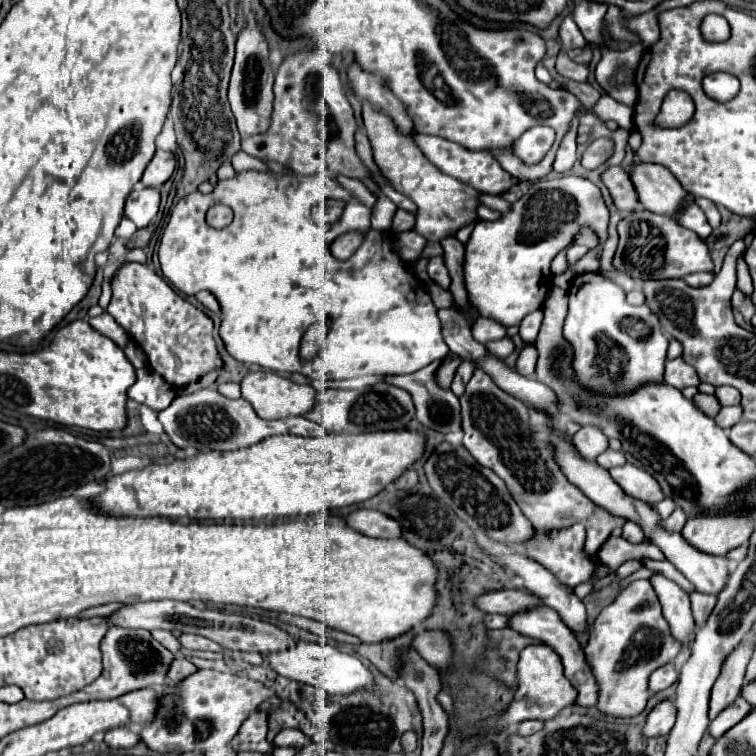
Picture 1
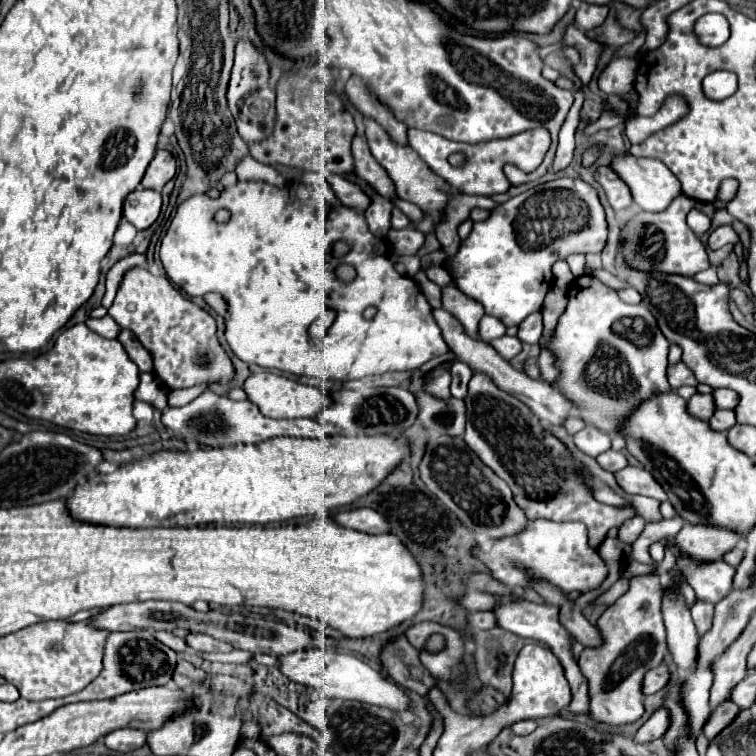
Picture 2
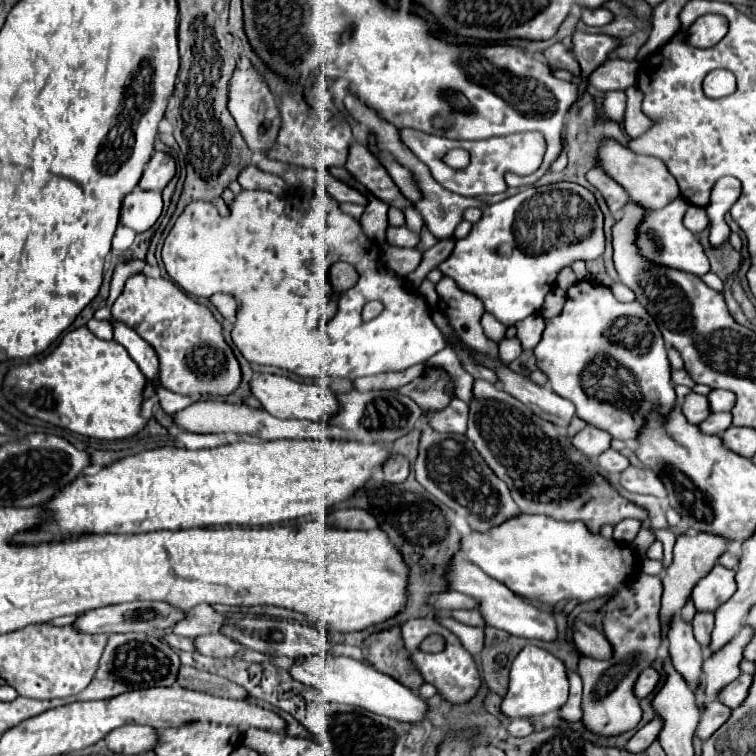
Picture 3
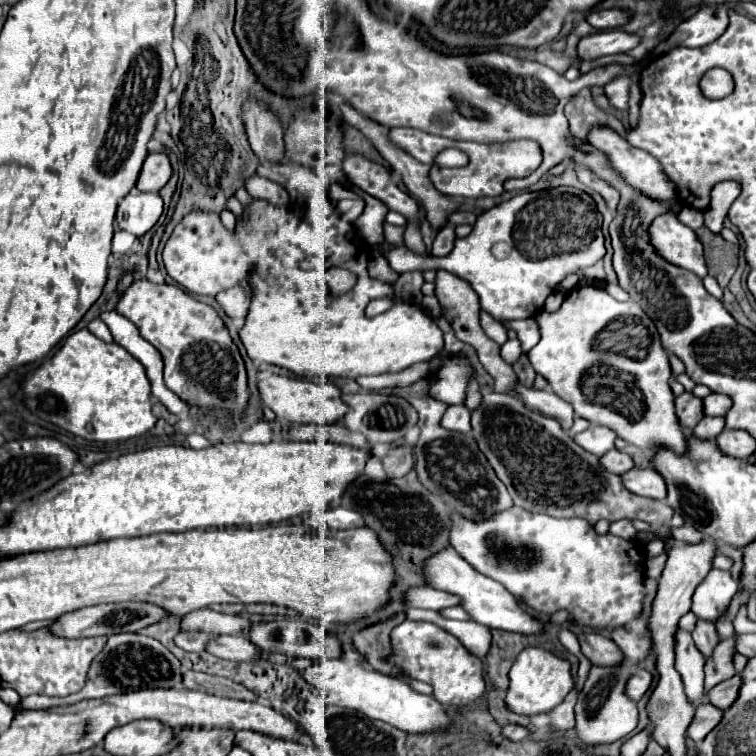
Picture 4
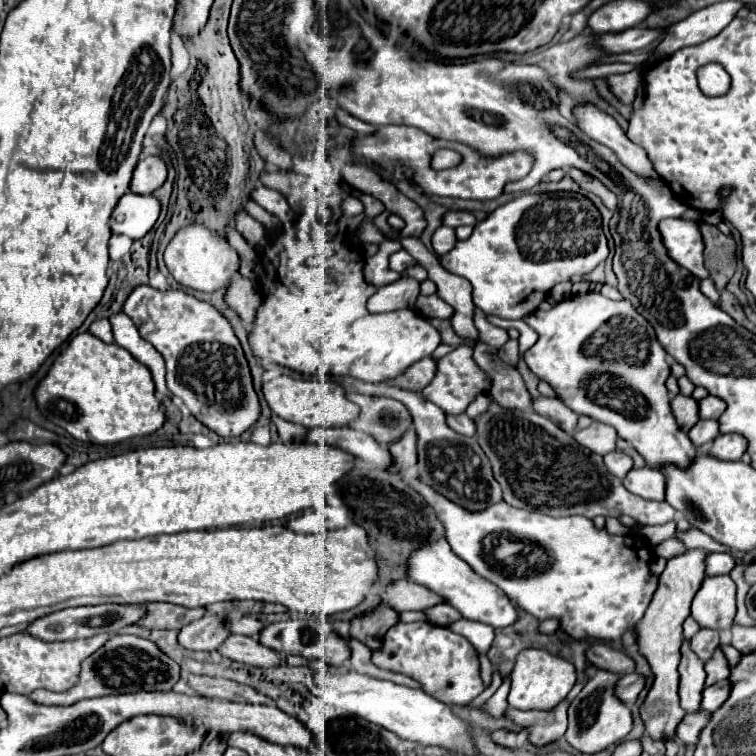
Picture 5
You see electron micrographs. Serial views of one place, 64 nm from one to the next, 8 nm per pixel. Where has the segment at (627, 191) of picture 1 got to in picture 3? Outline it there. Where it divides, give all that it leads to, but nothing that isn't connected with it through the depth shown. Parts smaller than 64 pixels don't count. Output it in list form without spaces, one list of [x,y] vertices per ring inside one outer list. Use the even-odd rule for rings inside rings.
[[[602,168],[590,170],[590,172],[588,172],[588,182],[602,192],[602,196],[604,196],[604,200],[606,200],[606,204],[610,206],[612,212],[622,210],[622,208],[630,202],[628,192],[626,192],[618,182],[614,182]]]

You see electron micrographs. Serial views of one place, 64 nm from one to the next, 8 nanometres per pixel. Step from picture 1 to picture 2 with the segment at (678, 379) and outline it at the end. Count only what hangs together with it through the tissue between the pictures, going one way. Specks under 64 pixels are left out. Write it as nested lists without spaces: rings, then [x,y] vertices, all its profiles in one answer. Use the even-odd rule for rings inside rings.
[[[684,362],[668,366],[668,382],[674,390],[680,388],[680,386],[698,386],[698,380],[696,380],[694,372]]]

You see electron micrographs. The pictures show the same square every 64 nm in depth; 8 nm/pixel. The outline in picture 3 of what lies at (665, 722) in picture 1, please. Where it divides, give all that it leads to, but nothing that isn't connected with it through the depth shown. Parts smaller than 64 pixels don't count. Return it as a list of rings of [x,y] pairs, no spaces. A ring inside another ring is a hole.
[[[656,716],[654,720],[650,720],[646,726],[642,726],[642,728],[630,738],[630,742],[626,744],[626,748],[628,748],[630,752],[644,752],[644,750],[658,738],[660,730],[662,730],[662,718]]]

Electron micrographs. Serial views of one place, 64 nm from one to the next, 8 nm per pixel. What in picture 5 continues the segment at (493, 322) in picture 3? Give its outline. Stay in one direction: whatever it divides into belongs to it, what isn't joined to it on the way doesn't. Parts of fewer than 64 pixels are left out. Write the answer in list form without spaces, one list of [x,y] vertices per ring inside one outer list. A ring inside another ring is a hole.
[[[480,308],[476,310],[474,322],[476,322],[476,328],[479,332],[481,342],[492,344],[492,346],[496,346],[496,348],[500,348],[502,344],[508,342],[508,334],[506,334],[506,330],[502,330],[502,328],[490,324],[488,318],[486,318],[486,314],[484,314]]]

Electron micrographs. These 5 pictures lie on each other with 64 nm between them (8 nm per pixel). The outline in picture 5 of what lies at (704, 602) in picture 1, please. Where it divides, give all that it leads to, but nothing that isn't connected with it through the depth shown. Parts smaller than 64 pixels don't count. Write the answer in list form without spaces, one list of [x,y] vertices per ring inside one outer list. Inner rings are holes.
[[[700,628],[700,632],[692,636],[690,646],[696,652],[696,656],[700,656],[700,660],[706,662],[714,654],[714,650],[720,646],[720,636],[716,630]]]

